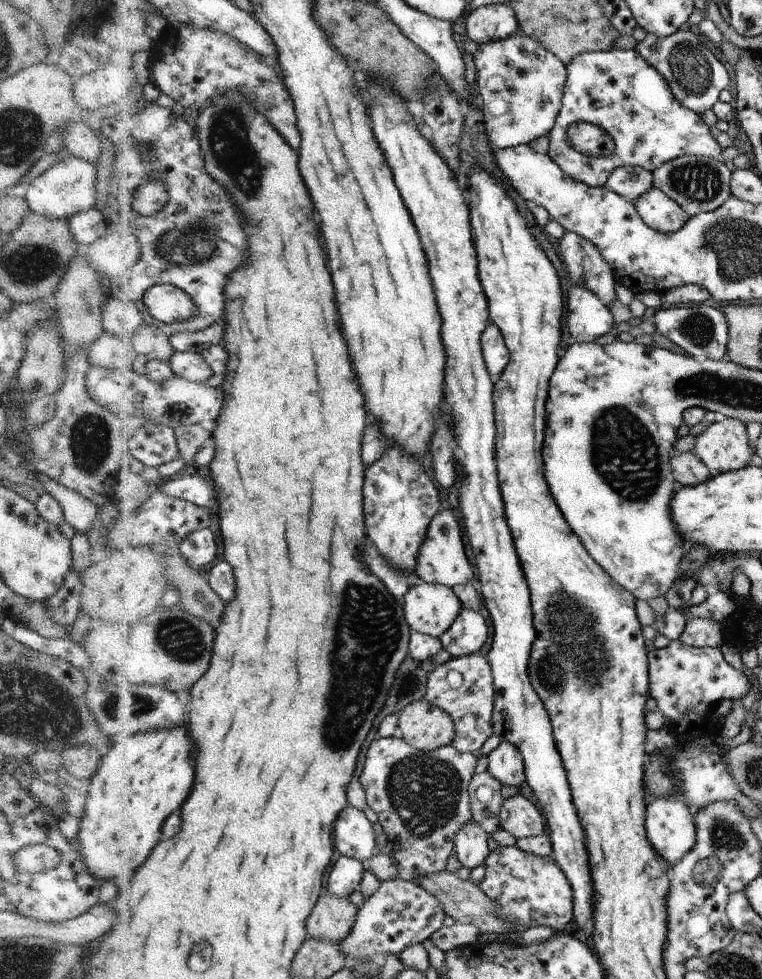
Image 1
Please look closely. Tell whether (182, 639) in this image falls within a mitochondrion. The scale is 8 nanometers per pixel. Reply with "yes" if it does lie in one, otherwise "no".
yes

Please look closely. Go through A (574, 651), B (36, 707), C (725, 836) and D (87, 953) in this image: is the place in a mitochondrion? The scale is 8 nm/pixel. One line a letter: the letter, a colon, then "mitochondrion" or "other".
A: mitochondrion
B: mitochondrion
C: mitochondrion
D: other

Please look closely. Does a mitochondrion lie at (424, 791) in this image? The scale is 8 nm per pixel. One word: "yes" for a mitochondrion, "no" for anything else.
yes

